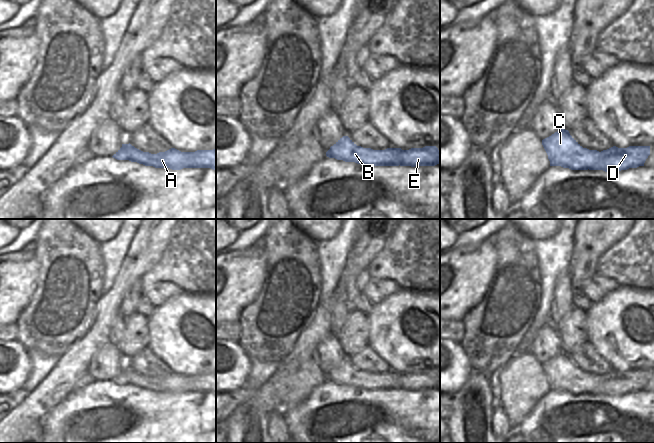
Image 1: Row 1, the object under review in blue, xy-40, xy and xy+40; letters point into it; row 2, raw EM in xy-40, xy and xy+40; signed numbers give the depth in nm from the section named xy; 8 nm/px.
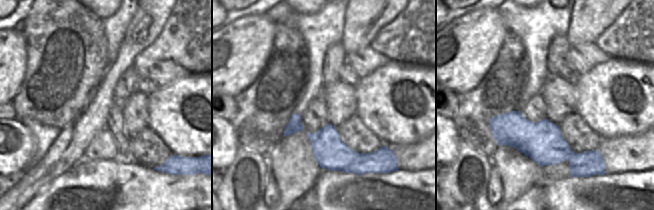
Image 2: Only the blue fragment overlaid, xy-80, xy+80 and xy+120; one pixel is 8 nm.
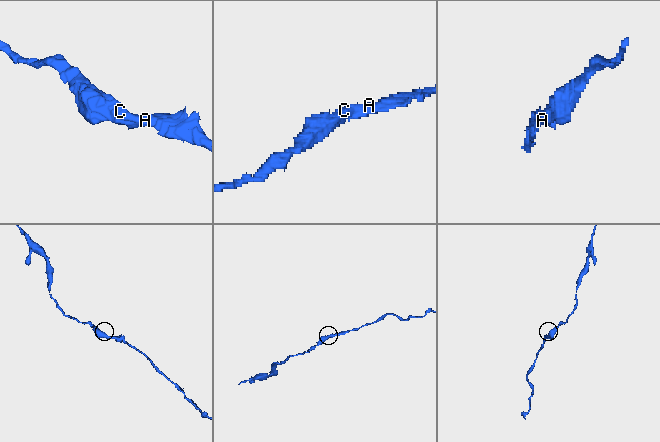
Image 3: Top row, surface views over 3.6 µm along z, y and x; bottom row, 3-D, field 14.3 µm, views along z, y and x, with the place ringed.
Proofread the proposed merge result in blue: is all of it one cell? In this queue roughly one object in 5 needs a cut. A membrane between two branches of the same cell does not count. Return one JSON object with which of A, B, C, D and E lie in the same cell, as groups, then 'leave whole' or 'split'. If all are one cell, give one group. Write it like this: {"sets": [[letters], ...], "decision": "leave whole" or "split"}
{"sets": [["A", "B", "C", "D", "E"]], "decision": "leave whole"}

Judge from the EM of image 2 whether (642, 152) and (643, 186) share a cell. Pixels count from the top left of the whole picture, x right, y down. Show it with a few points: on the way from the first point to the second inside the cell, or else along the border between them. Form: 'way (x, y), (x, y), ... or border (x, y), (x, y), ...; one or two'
border (643, 170), (627, 170), (620, 173); two

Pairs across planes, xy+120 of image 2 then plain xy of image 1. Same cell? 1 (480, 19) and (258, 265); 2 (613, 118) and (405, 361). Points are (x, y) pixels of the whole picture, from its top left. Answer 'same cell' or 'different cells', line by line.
1: same cell
2: same cell

